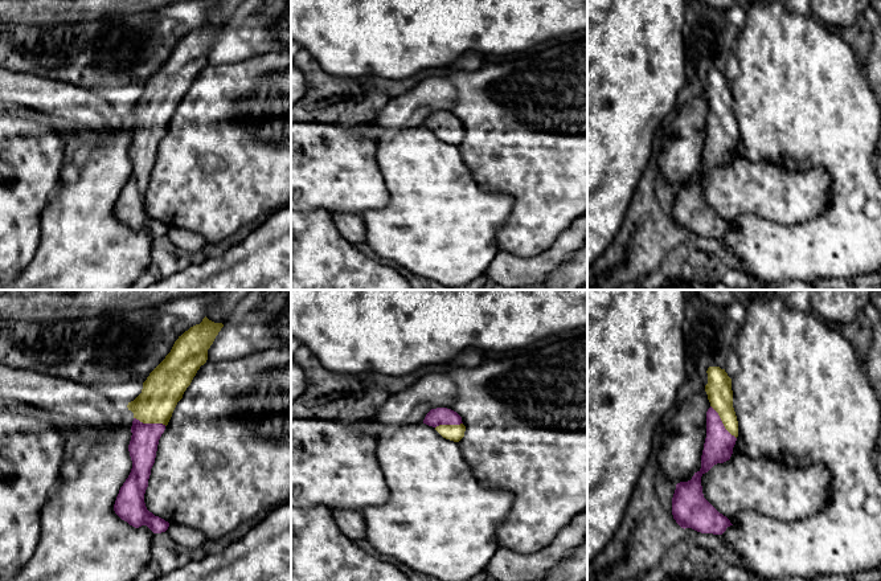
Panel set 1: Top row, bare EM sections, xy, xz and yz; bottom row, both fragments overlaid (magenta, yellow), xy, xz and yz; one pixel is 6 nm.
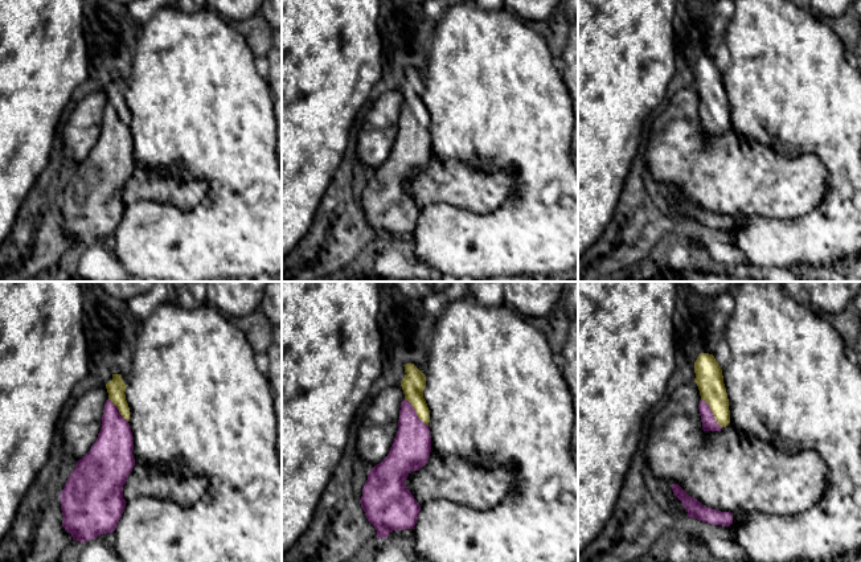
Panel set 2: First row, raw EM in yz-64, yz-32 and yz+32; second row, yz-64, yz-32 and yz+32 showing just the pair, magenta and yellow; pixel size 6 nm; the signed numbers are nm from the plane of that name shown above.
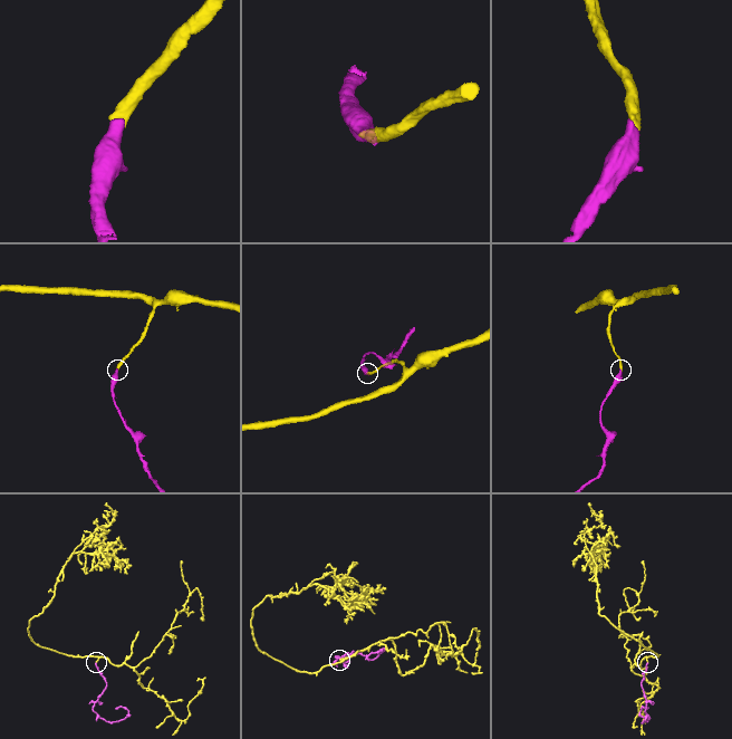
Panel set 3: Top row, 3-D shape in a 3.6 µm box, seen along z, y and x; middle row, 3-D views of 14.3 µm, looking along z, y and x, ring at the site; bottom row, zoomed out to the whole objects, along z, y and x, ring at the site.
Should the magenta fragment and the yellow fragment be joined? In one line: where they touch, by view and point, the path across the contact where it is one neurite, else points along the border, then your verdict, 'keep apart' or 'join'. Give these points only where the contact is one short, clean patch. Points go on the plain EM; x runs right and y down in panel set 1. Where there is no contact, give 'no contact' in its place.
contact yz (721, 126); way yz (718, 148), (721, 126), (718, 91); join

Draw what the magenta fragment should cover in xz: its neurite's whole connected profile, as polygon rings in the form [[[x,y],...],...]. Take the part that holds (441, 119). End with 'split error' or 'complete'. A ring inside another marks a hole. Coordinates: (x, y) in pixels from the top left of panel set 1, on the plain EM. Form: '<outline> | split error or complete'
[[[447,111],[431,112],[423,127],[433,130],[443,142],[459,146],[464,140],[466,130],[462,120]]] | split error

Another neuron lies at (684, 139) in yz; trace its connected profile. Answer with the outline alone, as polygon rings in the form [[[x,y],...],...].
[[[705,94],[691,98],[664,132],[659,171],[673,188],[691,184],[701,172],[709,111]]]

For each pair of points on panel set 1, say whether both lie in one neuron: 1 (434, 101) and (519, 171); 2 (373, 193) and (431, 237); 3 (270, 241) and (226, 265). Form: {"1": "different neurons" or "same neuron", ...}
{"1": "same neuron", "2": "different neurons", "3": "same neuron"}

